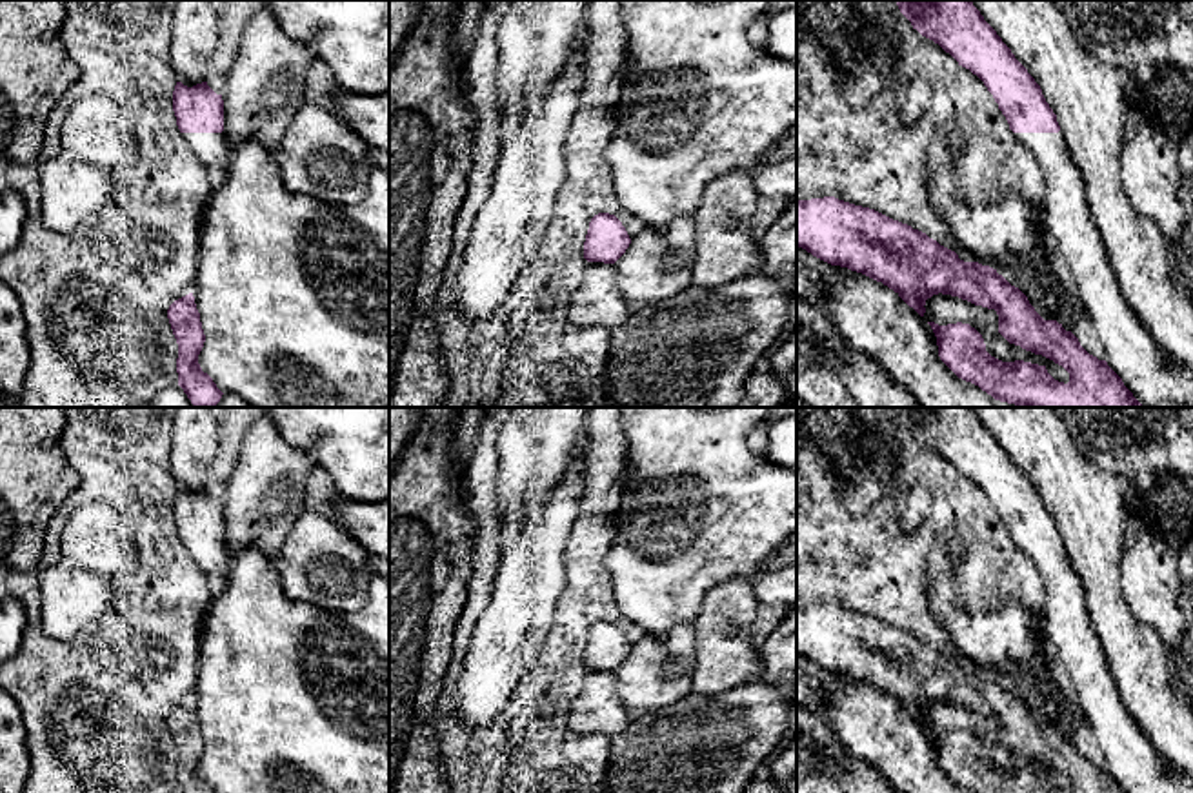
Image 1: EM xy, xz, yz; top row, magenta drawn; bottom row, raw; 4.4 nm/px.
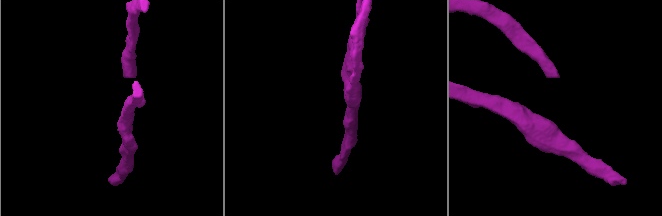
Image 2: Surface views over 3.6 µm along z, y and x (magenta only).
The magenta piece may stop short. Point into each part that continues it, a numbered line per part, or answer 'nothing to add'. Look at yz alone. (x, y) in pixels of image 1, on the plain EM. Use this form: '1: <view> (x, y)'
1: yz (1132, 761)

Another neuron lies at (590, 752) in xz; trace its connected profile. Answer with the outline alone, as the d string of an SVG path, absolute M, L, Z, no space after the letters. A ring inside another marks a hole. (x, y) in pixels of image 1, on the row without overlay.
M569 733L562 744L566 758L591 780L600 782L609 762L609 737L606 733Z

